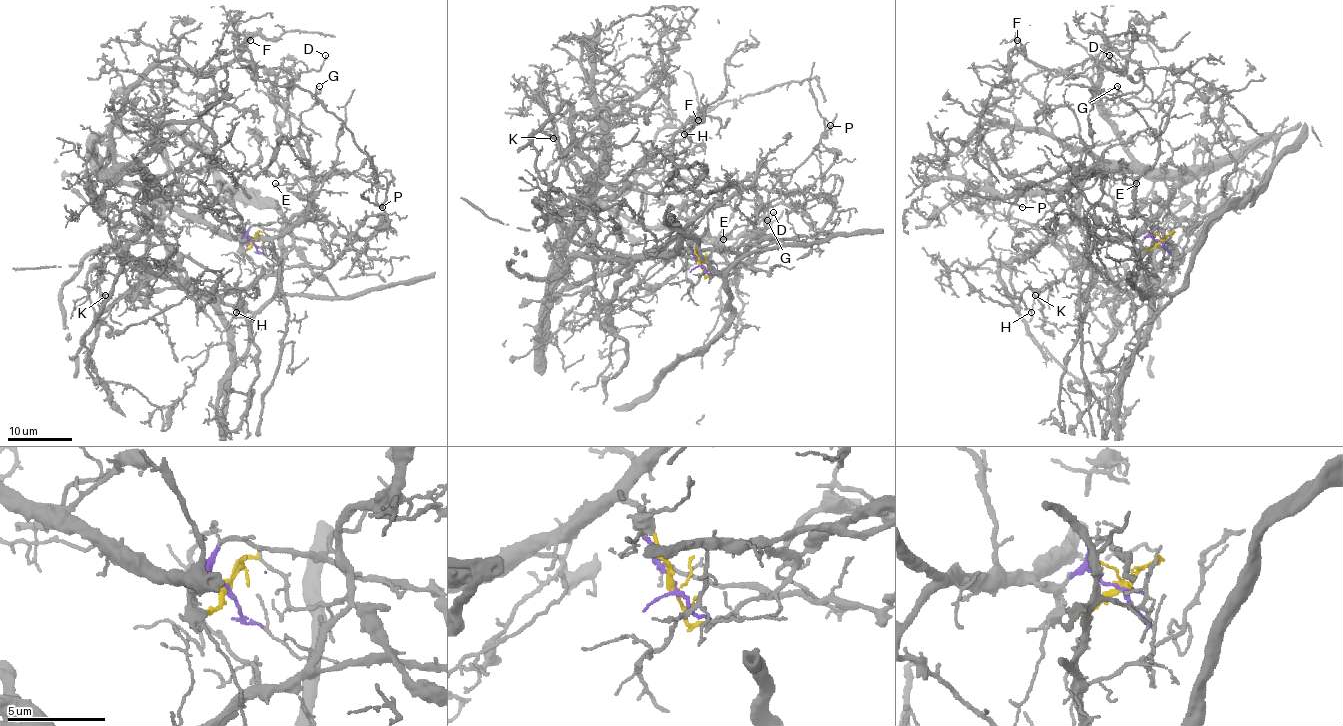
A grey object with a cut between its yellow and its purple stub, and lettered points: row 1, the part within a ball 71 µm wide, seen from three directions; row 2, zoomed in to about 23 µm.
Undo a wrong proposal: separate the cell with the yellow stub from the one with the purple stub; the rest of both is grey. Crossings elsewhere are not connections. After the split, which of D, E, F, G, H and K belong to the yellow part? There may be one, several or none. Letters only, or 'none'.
E, G

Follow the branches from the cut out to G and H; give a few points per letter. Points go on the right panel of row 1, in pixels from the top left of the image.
G: (1161, 241), (1172, 232), (1161, 248), (1135, 209), (1137, 180), (1156, 160), (1158, 141), (1117, 94), (1117, 85)
H: (1161, 241), (1132, 238), (1187, 175), (1091, 173), (1081, 183), (1083, 258), (1060, 279), (1021, 293), (1031, 311)

